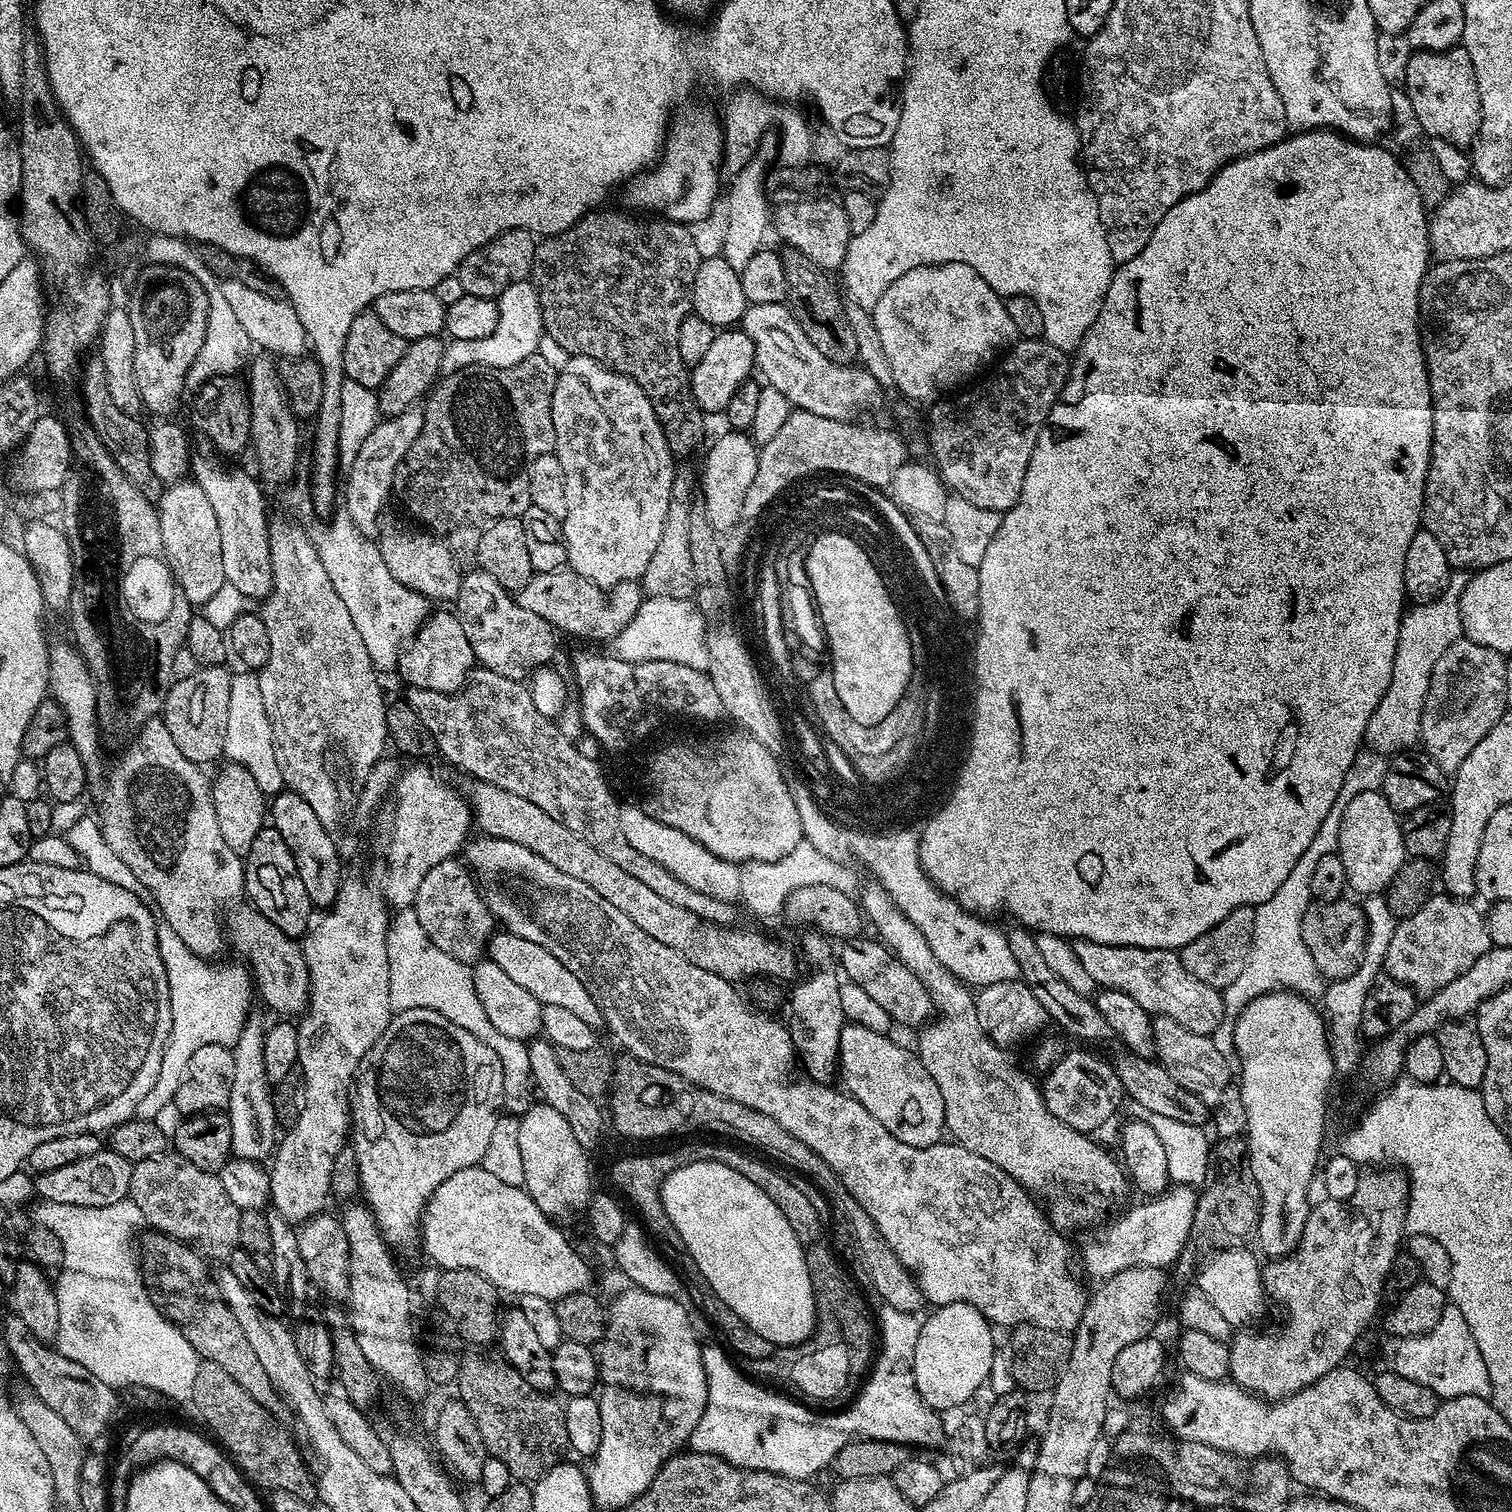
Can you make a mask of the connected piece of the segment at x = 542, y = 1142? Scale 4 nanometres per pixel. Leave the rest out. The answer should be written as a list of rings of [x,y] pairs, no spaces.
[[[547,1102],[539,1103],[529,1105],[520,1118],[518,1144],[520,1144],[522,1162],[524,1162],[524,1186],[540,1210],[557,1222],[565,1222],[564,1220],[570,1220],[579,1213],[581,1215],[591,1200],[592,1189],[590,1190],[590,1168],[587,1158],[589,1155],[575,1138],[570,1124],[562,1117],[562,1114],[559,1114],[558,1110],[554,1110]]]

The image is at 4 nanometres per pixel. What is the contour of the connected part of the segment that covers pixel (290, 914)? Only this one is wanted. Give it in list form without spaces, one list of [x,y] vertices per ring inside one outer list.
[[[261,828],[254,842],[246,849],[244,892],[252,907],[257,908],[267,920],[274,922],[274,926],[278,926],[282,934],[300,938],[309,931],[314,920],[314,905],[302,883],[302,874],[298,874],[298,866],[294,866],[294,854],[290,854],[286,838],[282,838],[276,828]]]

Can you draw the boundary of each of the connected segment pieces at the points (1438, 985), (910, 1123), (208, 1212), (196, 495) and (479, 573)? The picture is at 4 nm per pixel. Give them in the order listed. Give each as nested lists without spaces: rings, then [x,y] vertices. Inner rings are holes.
[[[1433,894],[1422,910],[1403,917],[1397,923],[1382,968],[1387,975],[1427,998],[1466,974],[1470,966],[1474,966],[1474,962],[1478,962],[1478,958],[1492,947],[1483,911],[1479,912],[1467,899]]]
[[[845,1023],[840,1035],[840,1066],[839,1077],[843,1080],[843,1087],[848,1095],[862,1102],[894,1138],[906,1142],[915,1148],[925,1148],[931,1144],[941,1143],[945,1135],[946,1125],[944,1123],[944,1103],[942,1094],[934,1082],[934,1078],[924,1068],[923,1062],[915,1051],[907,1052],[900,1044],[895,1044],[888,1036],[883,1036],[883,1031],[876,1031],[867,1026],[855,1023]]]
[[[163,1152],[133,1163],[128,1193],[129,1199],[142,1210],[147,1225],[155,1231],[192,1243],[203,1249],[210,1258],[212,1256],[226,1260],[229,1254],[237,1251],[241,1211],[231,1202],[217,1173],[199,1170],[198,1166],[194,1166],[192,1162],[186,1161],[175,1152]]]
[[[179,480],[157,499],[159,525],[162,527],[164,560],[172,571],[179,593],[193,604],[205,607],[227,582],[222,563],[221,534],[214,506],[206,492],[195,481]]]
[[[479,568],[461,577],[456,612],[471,644],[473,657],[485,668],[502,674],[551,663],[556,650],[555,629],[544,618],[524,610],[508,589]]]

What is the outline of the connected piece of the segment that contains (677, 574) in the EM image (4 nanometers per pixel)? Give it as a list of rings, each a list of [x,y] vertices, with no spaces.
[[[677,471],[671,484],[670,505],[667,507],[661,537],[657,549],[650,558],[650,563],[643,572],[640,584],[644,594],[649,597],[670,597],[691,599],[696,593],[696,575],[694,562],[690,553],[690,514],[694,497],[692,497],[692,476],[688,472]]]

